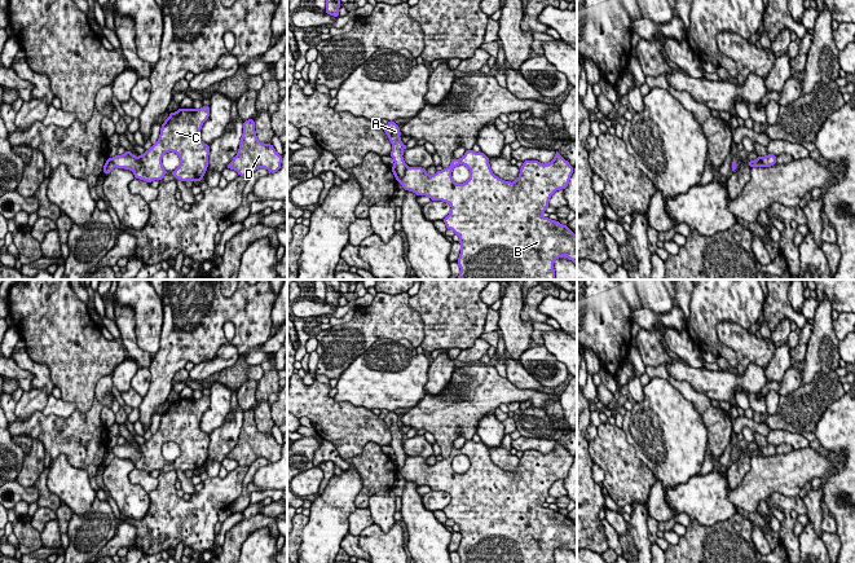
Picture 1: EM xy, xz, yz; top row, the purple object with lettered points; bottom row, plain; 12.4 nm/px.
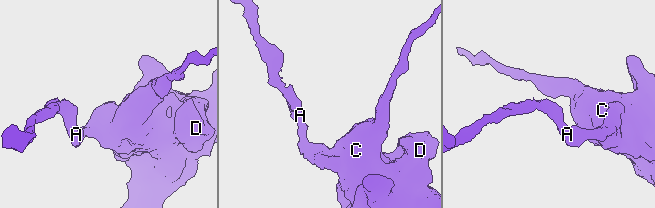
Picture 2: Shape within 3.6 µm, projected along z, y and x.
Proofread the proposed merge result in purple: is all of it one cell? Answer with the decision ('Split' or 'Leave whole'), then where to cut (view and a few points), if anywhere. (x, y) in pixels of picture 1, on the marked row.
Split. Split along xz (406, 166), (405, 174), (397, 180)

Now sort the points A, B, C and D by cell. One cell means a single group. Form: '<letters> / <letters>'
A / B C D

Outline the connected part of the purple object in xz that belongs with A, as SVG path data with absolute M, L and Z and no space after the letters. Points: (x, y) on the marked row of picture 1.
M389 120L383 131L385 132L392 144L391 157L395 160L392 172L396 180L398 181L400 179L404 177L407 167L402 158L405 145L402 144L400 137L400 128L393 120Z

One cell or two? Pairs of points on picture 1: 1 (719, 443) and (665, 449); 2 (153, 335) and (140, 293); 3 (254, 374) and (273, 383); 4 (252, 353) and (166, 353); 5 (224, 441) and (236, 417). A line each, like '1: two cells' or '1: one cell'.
1: two cells
2: one cell
3: two cells
4: two cells
5: one cell

